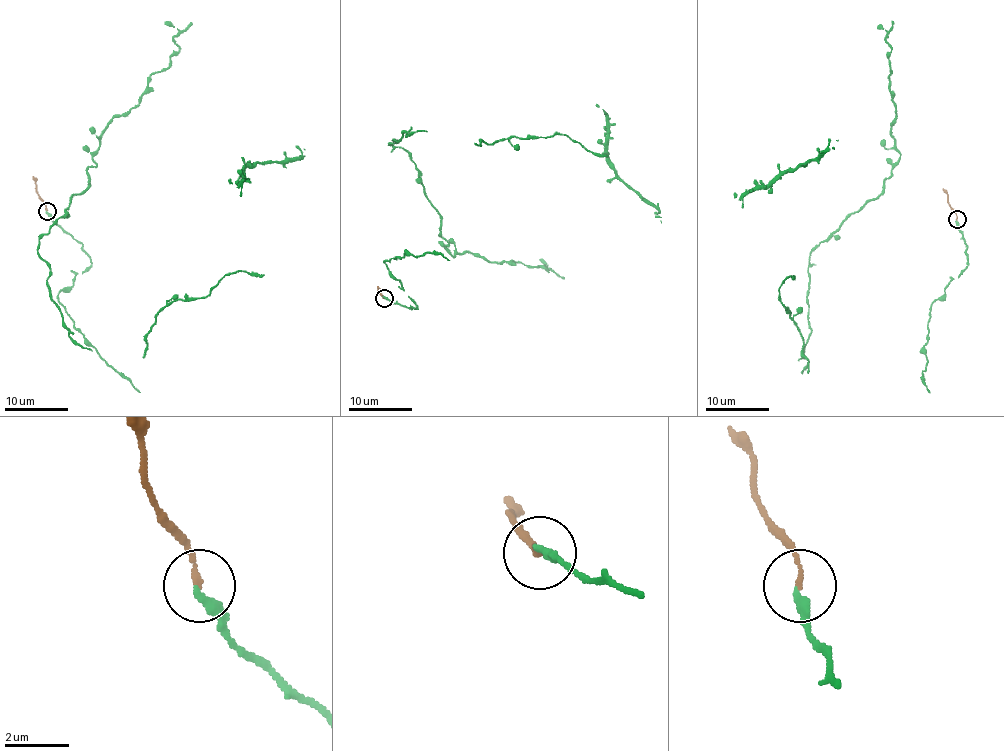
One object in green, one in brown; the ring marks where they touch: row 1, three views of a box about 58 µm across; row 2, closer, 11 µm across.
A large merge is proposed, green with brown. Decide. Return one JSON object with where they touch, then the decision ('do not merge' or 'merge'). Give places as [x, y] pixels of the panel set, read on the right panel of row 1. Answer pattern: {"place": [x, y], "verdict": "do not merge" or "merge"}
{"place": [957, 219], "verdict": "merge"}

